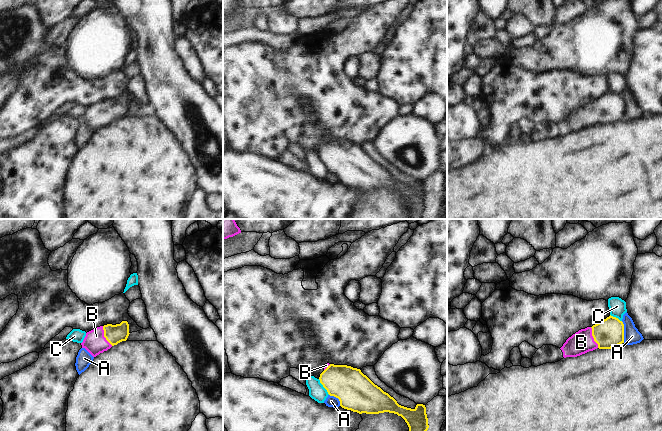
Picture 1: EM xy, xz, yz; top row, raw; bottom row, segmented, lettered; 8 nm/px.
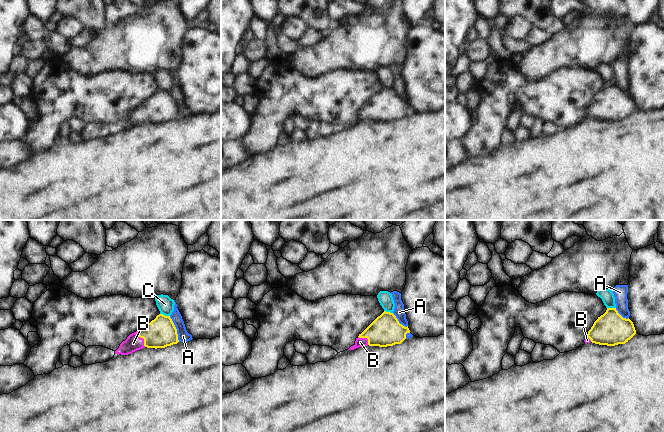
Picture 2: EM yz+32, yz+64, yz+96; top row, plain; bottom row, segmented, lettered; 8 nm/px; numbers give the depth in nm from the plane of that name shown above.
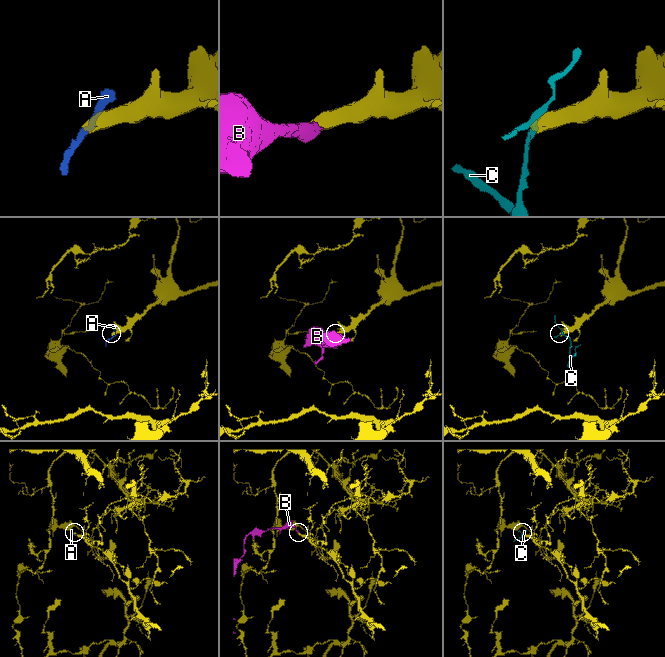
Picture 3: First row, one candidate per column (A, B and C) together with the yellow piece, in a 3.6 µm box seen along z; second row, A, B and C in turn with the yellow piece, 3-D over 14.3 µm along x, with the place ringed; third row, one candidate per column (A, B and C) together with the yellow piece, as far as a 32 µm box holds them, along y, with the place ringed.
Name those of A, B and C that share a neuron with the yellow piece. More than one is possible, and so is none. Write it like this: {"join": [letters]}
{"join": ["B"]}

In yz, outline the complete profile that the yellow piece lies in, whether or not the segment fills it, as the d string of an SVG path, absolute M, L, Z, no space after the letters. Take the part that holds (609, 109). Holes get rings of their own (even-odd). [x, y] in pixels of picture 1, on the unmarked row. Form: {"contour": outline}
{"contour": "M610 91L592 103L573 110L560 125L564 134L577 133L597 124L611 125L622 119L624 119L624 100Z"}

